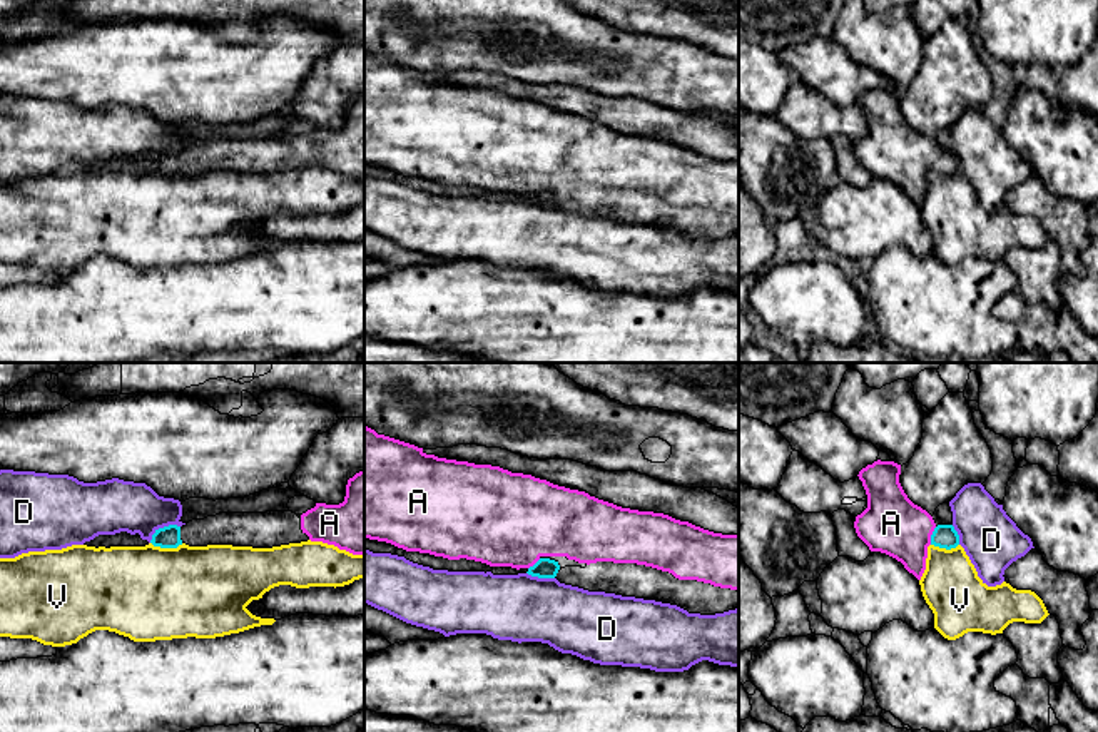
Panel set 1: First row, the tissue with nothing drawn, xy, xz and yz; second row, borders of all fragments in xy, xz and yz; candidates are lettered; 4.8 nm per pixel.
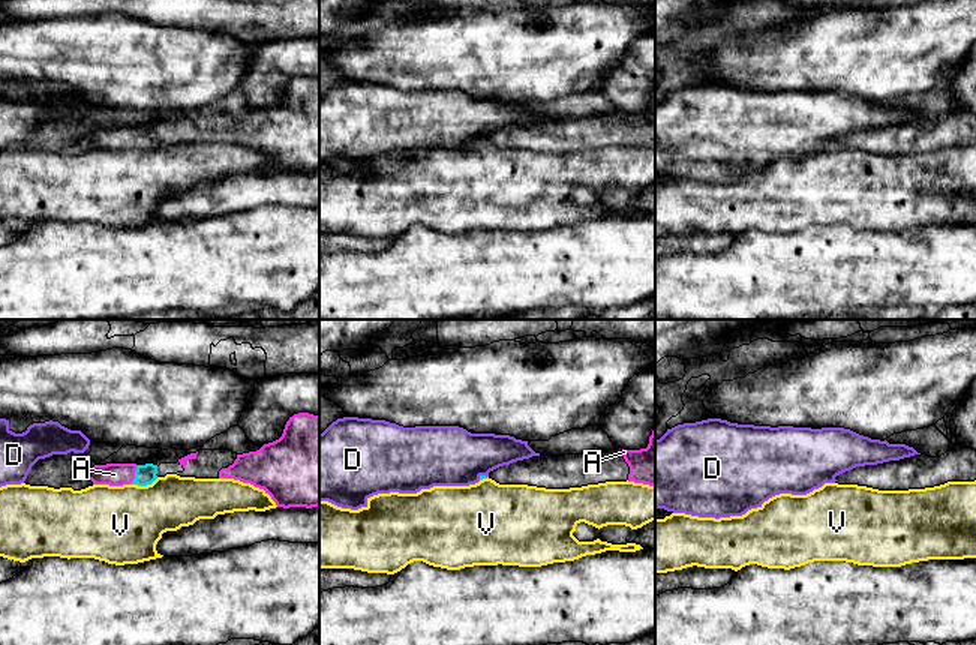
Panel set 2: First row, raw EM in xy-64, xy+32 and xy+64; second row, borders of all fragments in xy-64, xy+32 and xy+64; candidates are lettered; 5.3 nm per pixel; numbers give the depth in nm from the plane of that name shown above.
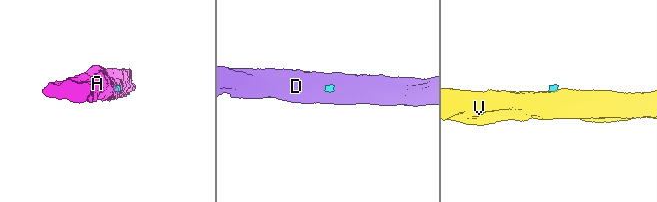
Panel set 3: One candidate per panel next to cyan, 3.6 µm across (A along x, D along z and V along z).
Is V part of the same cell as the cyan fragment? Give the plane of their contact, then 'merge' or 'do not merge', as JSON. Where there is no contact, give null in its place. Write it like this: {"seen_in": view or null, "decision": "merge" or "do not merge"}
{"seen_in": "xy", "decision": "do not merge"}

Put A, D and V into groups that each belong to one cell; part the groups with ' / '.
A / D / V

